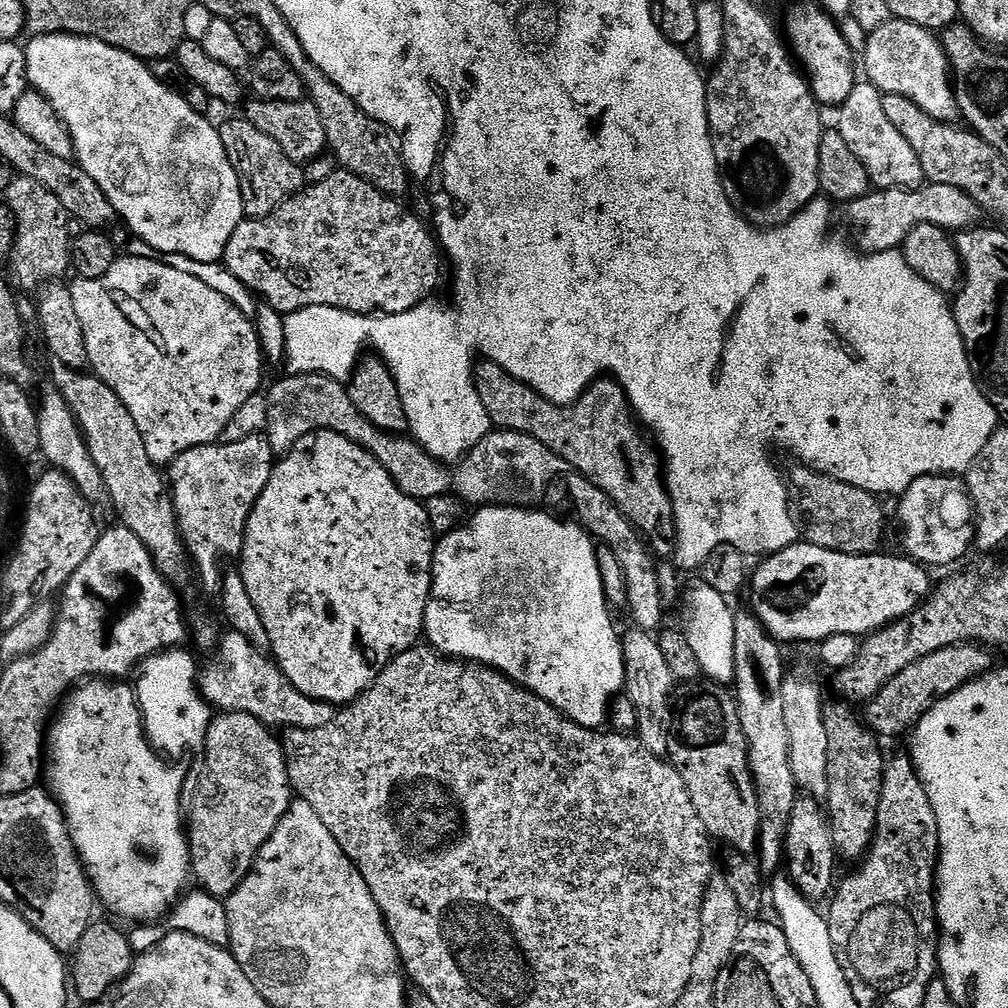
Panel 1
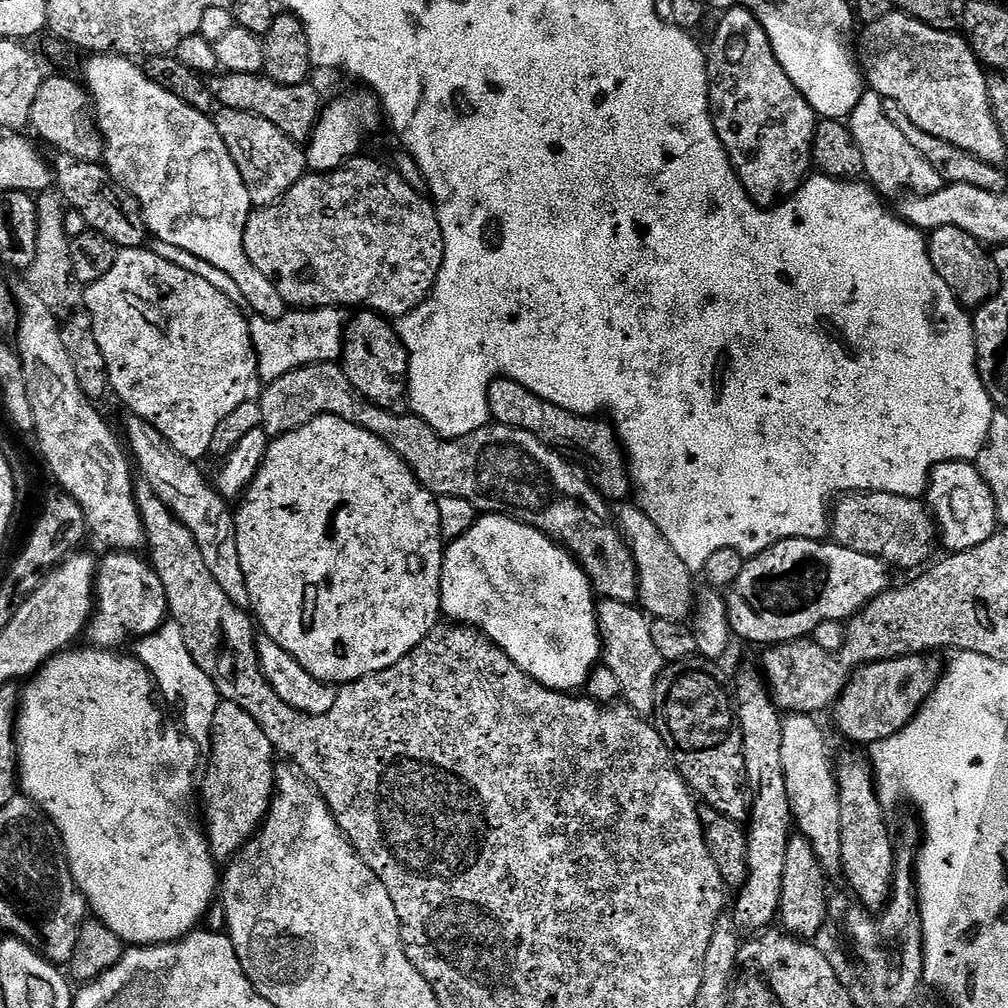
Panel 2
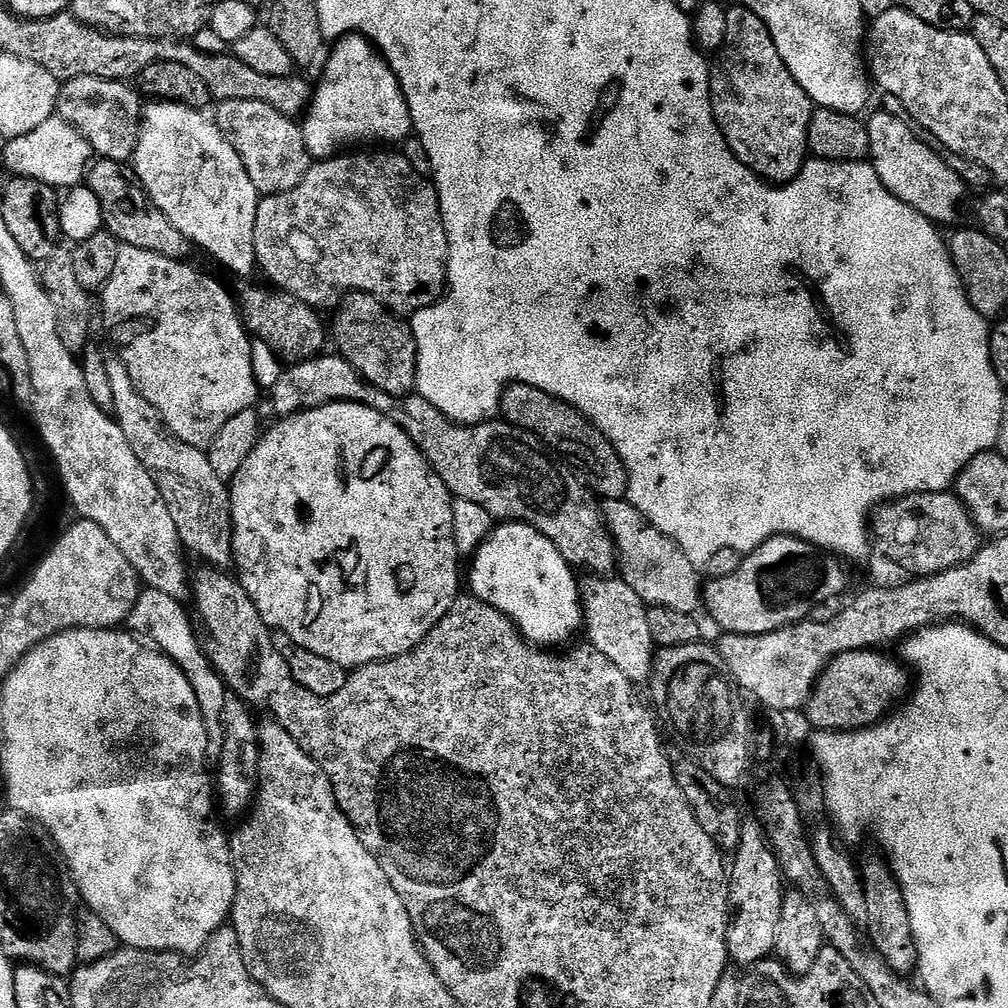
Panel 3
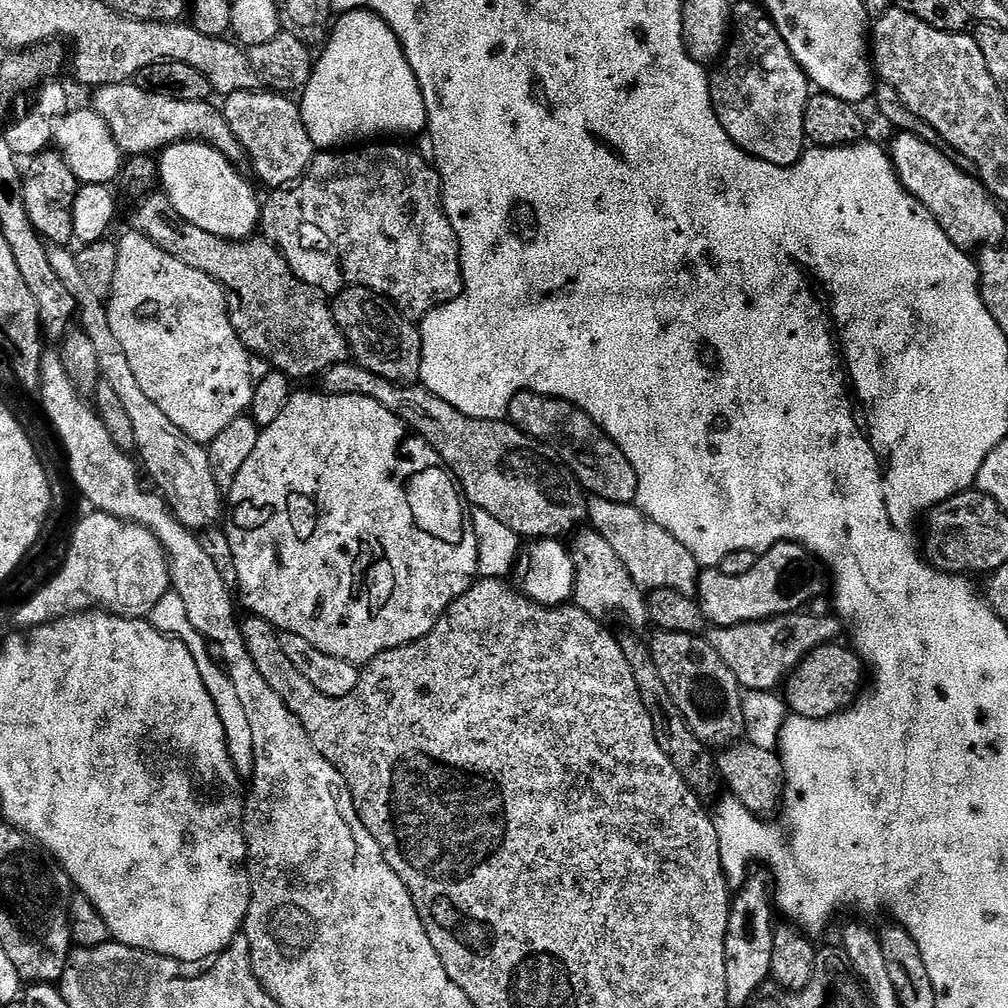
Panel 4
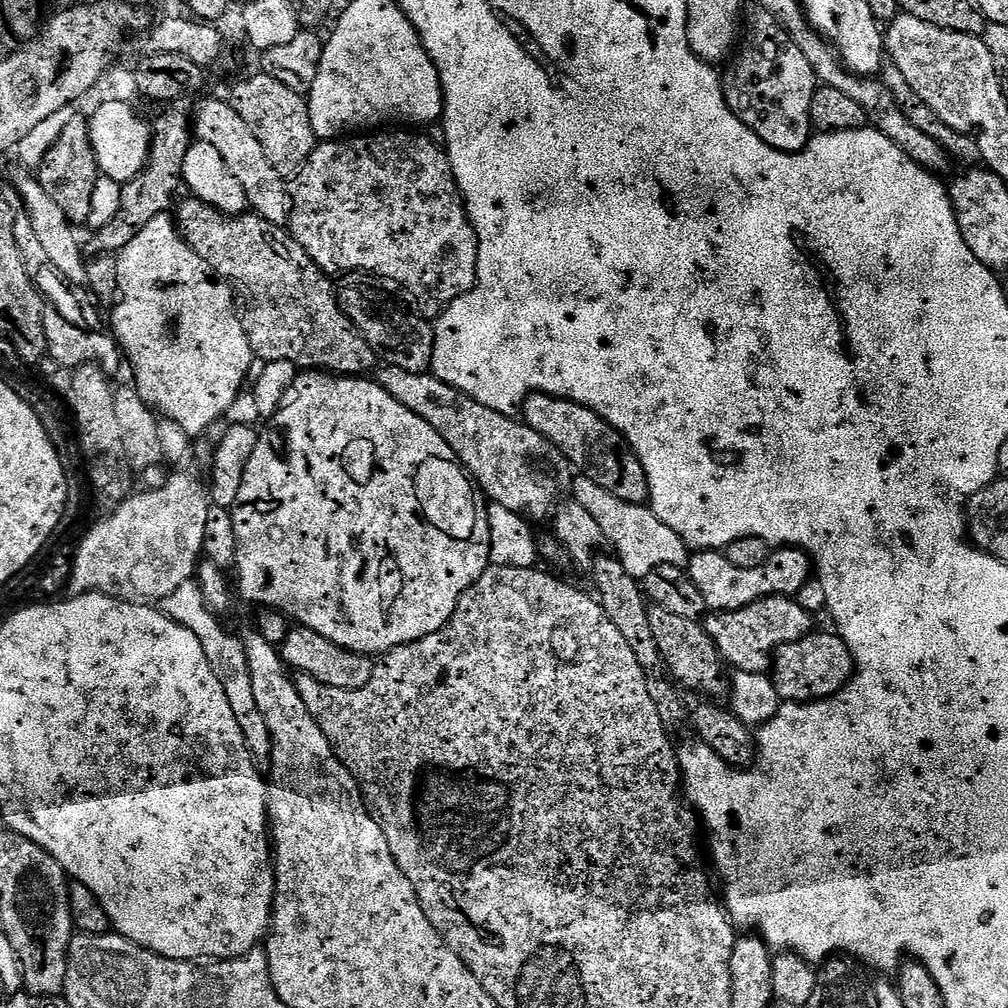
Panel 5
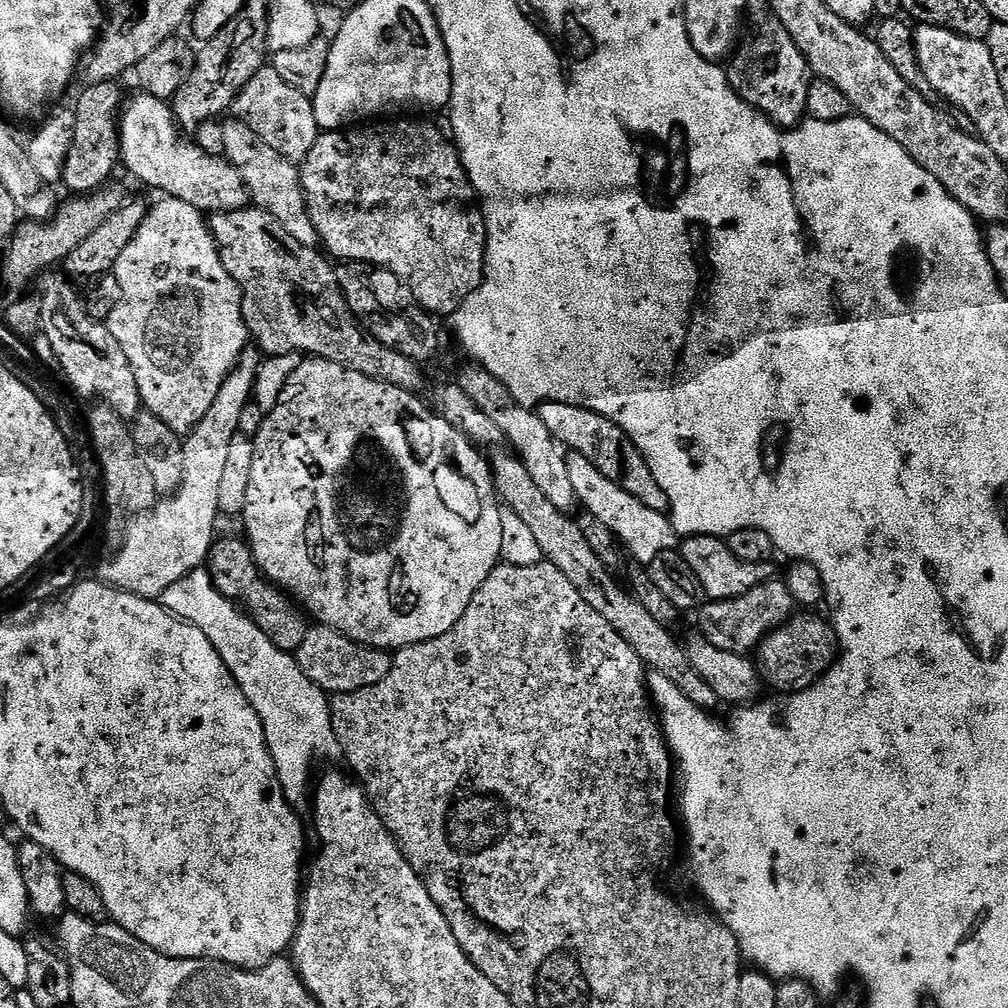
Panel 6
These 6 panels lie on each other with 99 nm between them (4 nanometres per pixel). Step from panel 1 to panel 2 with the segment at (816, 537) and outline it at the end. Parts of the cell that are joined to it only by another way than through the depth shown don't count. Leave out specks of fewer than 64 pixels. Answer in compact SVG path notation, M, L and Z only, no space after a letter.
M885 492L841 495L830 516L830 536L843 548L876 556L893 569L923 569L933 559L936 544L938 548L938 525L927 503L920 498Z

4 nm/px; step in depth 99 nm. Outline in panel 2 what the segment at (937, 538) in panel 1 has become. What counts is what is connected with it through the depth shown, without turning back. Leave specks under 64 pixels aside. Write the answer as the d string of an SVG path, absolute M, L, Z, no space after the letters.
M951 460L934 468L926 493L926 503L938 525L939 539L942 541L943 547L944 544L948 547L949 553L965 552L974 546L982 546L982 542L986 542L986 538L990 538L998 531L996 499L975 463L966 460Z

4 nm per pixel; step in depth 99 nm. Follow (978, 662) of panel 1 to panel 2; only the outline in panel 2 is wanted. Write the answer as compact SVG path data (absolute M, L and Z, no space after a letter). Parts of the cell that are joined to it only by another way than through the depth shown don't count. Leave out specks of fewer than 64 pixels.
M925 654L923 656L903 656L893 660L883 660L866 664L848 680L848 684L839 698L837 698L834 707L831 709L830 717L836 723L836 728L849 740L852 746L871 746L898 734L911 722L922 710L922 706L930 698L930 694L938 686L942 675L942 660L940 664L939 655Z

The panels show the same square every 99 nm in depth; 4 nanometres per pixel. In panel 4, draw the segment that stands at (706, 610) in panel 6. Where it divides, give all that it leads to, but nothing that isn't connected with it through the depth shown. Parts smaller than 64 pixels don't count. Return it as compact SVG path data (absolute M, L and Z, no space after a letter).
M801 610L738 626L713 627L706 639L712 643L714 650L718 650L718 658L722 658L726 666L730 666L730 674L738 678L741 689L749 692L771 692L787 681L802 662L802 658L806 658L806 654L810 654L818 646L841 639L839 623L841 621L835 615L815 617L807 610Z

